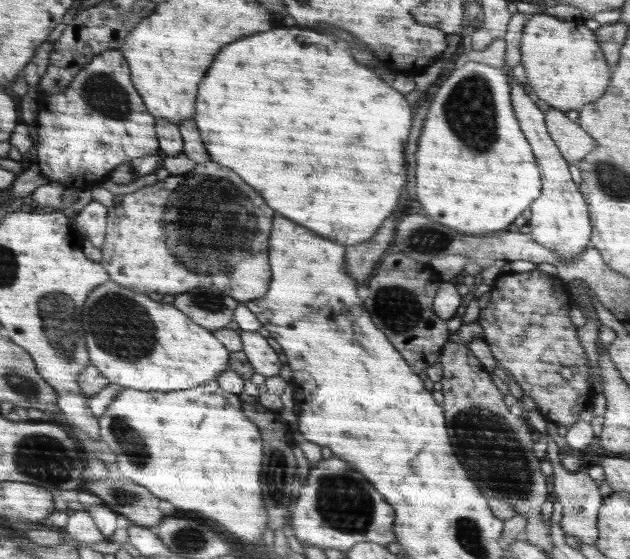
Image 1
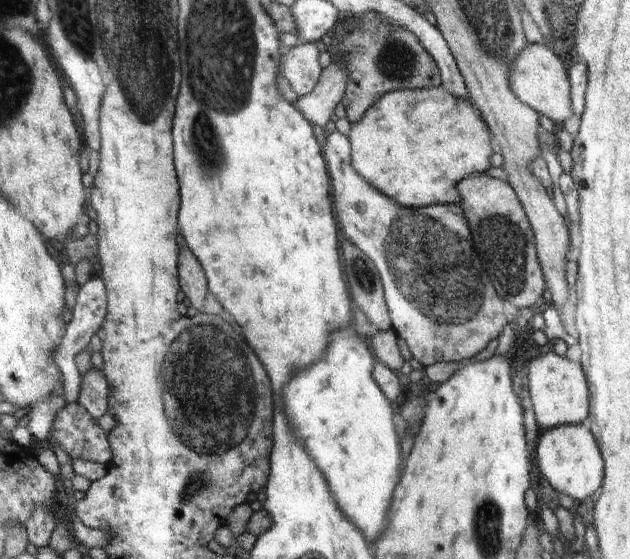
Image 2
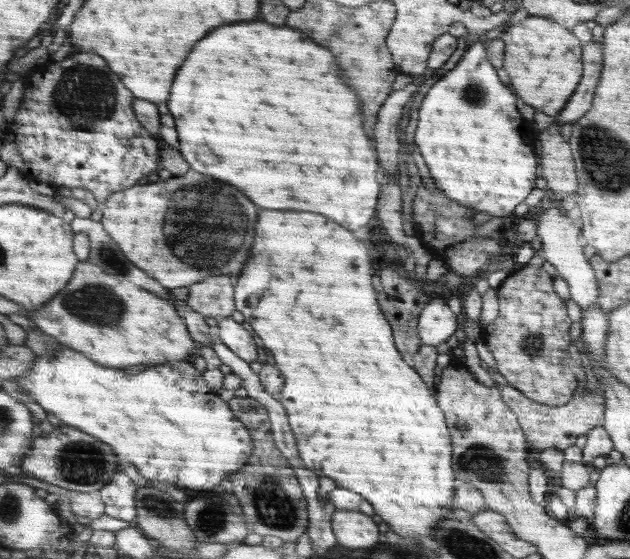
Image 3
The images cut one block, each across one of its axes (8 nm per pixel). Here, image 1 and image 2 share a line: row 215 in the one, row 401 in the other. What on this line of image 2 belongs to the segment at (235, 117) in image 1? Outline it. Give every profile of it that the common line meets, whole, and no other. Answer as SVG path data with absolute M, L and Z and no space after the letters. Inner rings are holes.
M342 328L332 336L332 348L328 348L328 356L312 364L312 368L296 372L288 384L284 384L282 404L284 412L288 412L288 420L292 420L292 428L296 428L296 436L302 436L304 448L312 452L312 460L320 464L320 472L328 476L328 484L332 484L332 492L336 492L336 500L340 500L340 508L352 516L352 522L374 540L382 536L388 526L388 508L394 494L394 488L400 480L400 442L392 422L392 404L388 402L386 394L378 388L372 368L375 366L375 355L372 349L352 334L348 328Z

